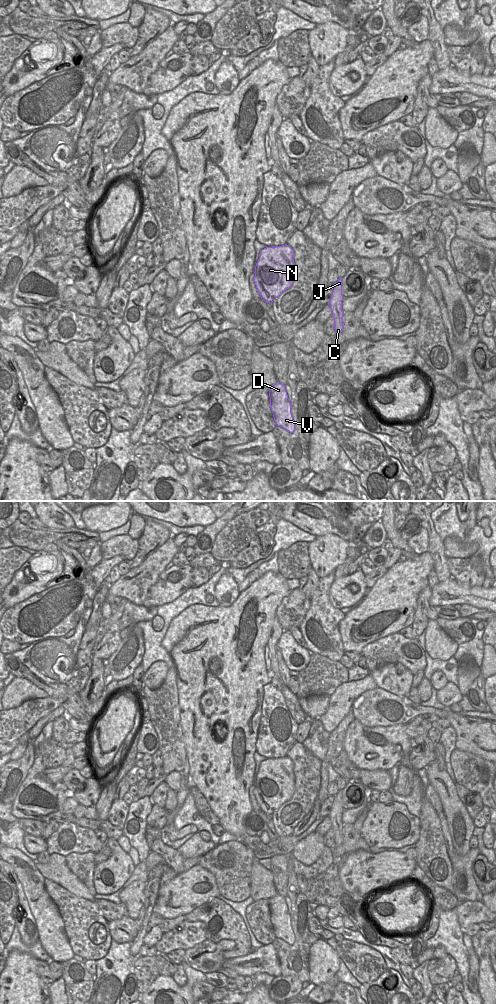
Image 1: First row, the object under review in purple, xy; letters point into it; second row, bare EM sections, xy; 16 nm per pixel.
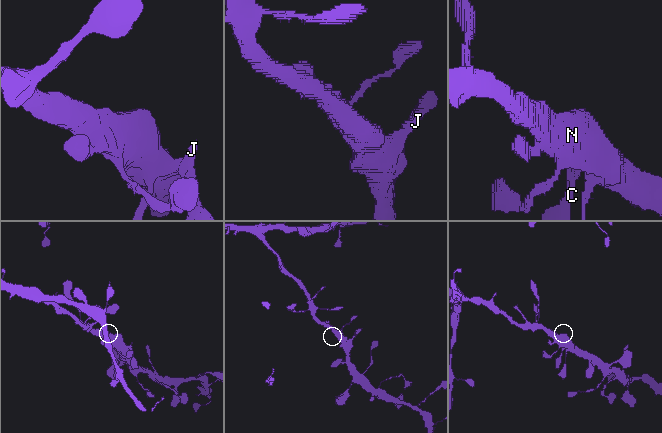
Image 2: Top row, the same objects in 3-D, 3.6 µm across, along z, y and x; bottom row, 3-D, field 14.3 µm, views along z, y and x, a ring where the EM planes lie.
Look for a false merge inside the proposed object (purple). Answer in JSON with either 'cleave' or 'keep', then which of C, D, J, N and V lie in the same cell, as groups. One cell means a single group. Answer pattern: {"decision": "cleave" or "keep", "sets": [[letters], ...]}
{"decision": "keep", "sets": [["C", "D", "J", "N", "V"]]}

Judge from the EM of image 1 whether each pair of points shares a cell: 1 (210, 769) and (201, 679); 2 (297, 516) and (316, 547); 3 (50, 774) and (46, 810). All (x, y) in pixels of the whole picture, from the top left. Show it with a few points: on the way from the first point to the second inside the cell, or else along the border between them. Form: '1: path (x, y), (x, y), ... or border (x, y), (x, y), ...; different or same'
1: path (209, 747), (206, 705), (202, 701); same
2: border (316, 535), (336, 534), (339, 537); different
3: border (45, 768), (39, 775), (52, 784); different

